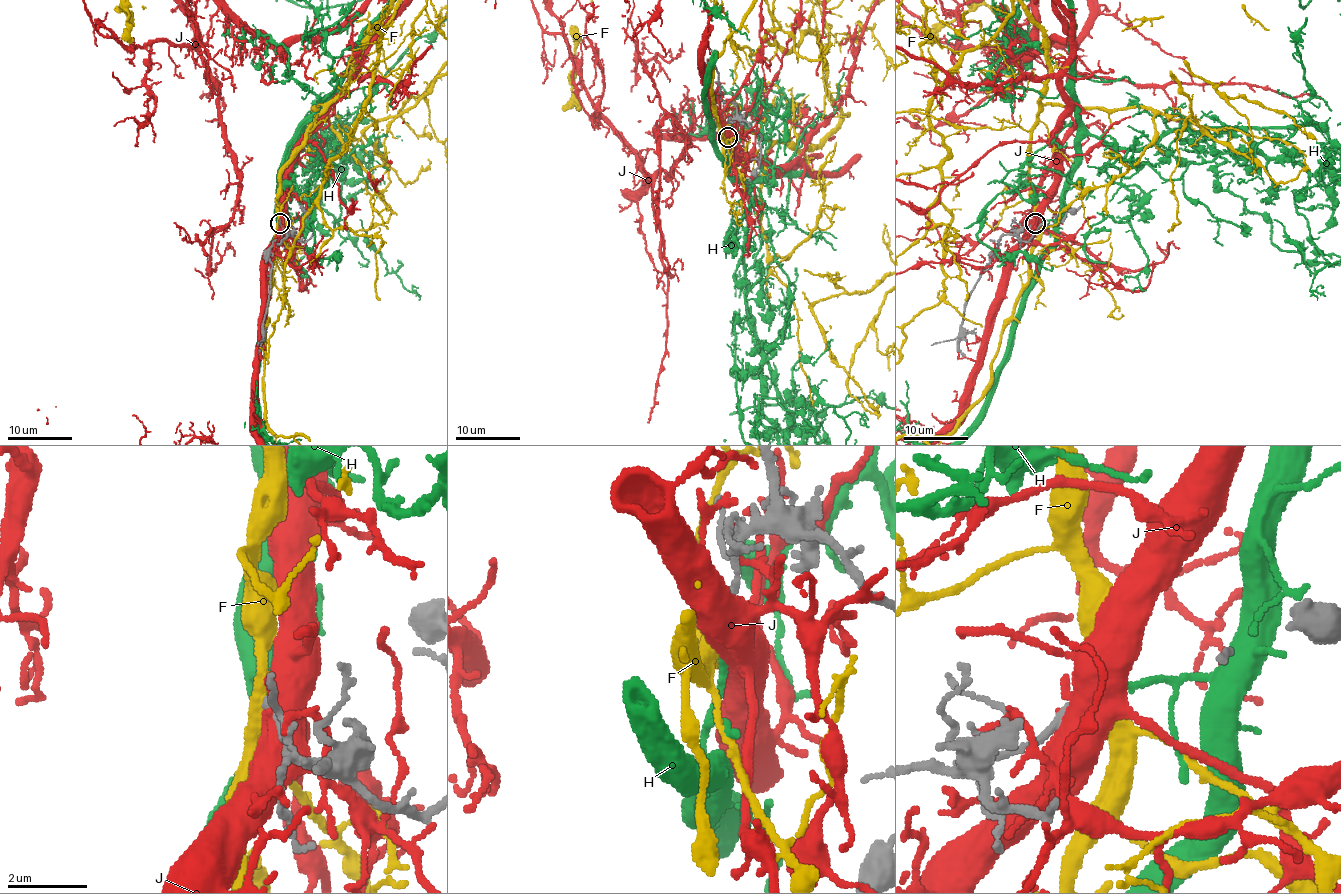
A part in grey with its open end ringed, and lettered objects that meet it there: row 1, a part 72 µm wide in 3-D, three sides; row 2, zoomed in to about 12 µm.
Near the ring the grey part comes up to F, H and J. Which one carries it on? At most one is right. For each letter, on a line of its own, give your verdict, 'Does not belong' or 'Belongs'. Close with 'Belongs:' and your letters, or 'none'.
F: Does not belong
H: Belongs
J: Does not belong
Belongs: H

